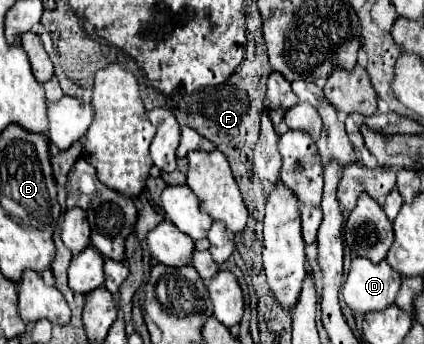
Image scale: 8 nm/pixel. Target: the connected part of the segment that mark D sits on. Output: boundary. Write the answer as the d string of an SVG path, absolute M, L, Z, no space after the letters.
M355 257L343 283L343 299L353 311L379 311L395 301L399 287L401 277L387 261L375 265L363 257Z

